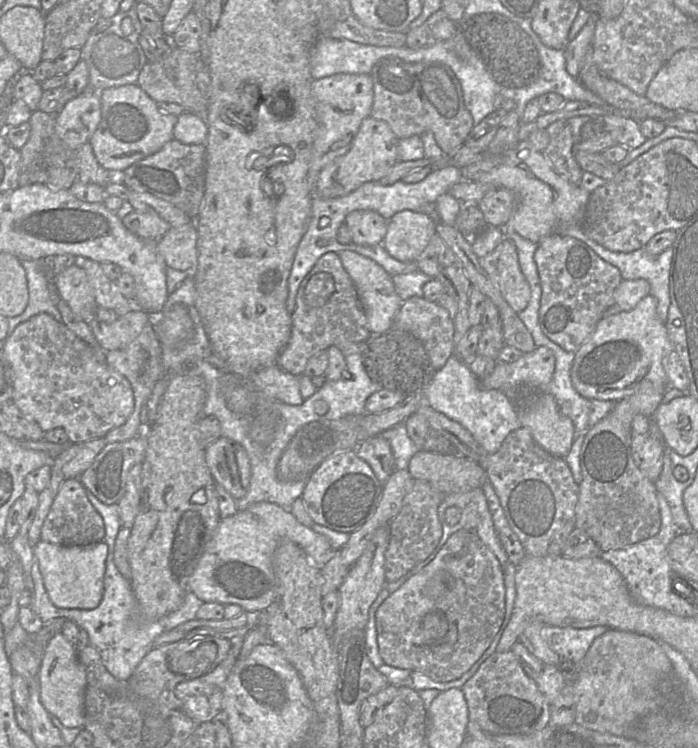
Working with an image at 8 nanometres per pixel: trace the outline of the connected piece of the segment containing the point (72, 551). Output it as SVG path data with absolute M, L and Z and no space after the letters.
M40 540L33 548L50 601L58 608L91 610L99 606L104 591L104 574L108 545L104 541L85 546L62 546Z

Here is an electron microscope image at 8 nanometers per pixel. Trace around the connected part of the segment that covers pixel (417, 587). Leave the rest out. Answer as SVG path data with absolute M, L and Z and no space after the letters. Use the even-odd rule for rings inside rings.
M463 528L454 532L435 557L390 593L377 609L379 654L389 666L449 682L459 678L482 656L499 630L504 614L502 565L475 529ZM433 611L441 611L449 622L447 635L439 645L428 645L423 640L422 619Z

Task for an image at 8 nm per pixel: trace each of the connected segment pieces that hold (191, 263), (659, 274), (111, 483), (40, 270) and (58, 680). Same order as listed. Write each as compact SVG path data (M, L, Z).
M195 218L193 223L189 223L180 227L171 227L170 230L163 236L158 242L158 251L165 260L167 267L176 269L179 271L186 271L191 268L195 268L198 264L198 252L197 252L197 237L198 231L195 225Z
M575 227L572 229L567 229L562 232L562 235L568 235L579 239L586 243L593 251L601 257L606 262L617 267L621 273L621 277L624 280L632 279L645 279L650 284L650 295L654 296L657 300L657 315L658 317L665 322L668 318L668 310L670 306L670 291L669 291L669 282L670 282L670 269L673 259L673 248L668 247L663 252L658 255L652 255L646 251L644 247L641 247L632 252L615 252L608 250L602 245L598 244L596 241L588 237L582 230L582 227Z
M138 435L123 442L109 443L96 456L93 463L79 476L79 481L86 491L93 493L107 505L117 504L126 490L126 483L131 469L141 465L145 459L147 436Z
M41 258L37 260L21 259L25 269L29 299L25 310L18 316L8 318L8 333L11 335L16 327L34 315L47 313L56 321L63 322L56 303L59 301L57 287L52 275L52 260Z
M62 632L54 635L44 648L37 678L40 701L48 713L55 716L67 728L84 728L86 670L79 661L77 648L64 637Z

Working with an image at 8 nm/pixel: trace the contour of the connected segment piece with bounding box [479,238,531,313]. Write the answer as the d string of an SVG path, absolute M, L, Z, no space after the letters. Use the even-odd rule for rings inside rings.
M504 238L493 251L479 258L479 264L516 313L526 308L531 289L520 269L517 249L512 240Z

